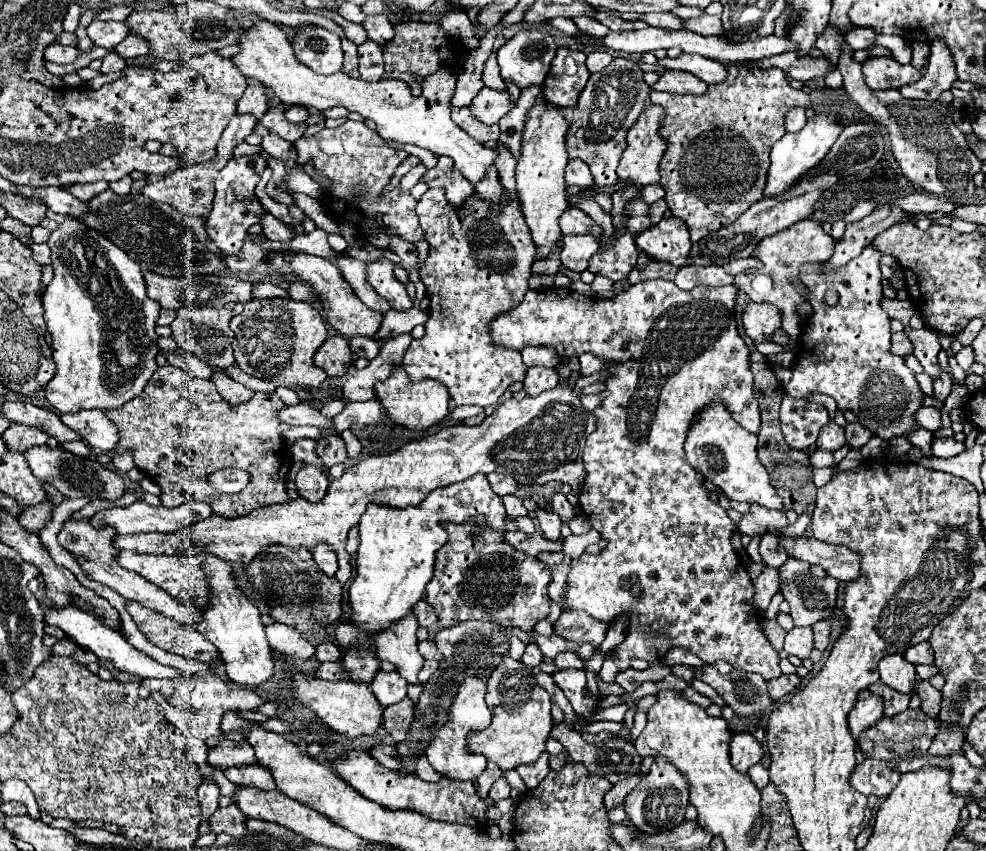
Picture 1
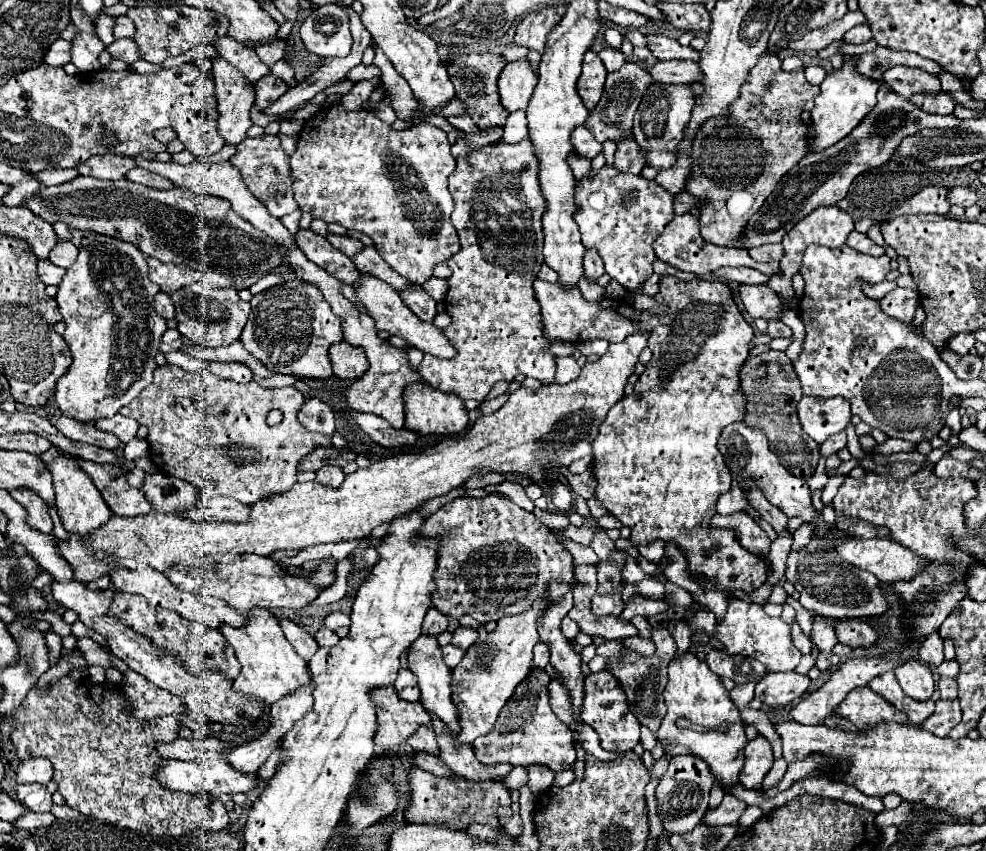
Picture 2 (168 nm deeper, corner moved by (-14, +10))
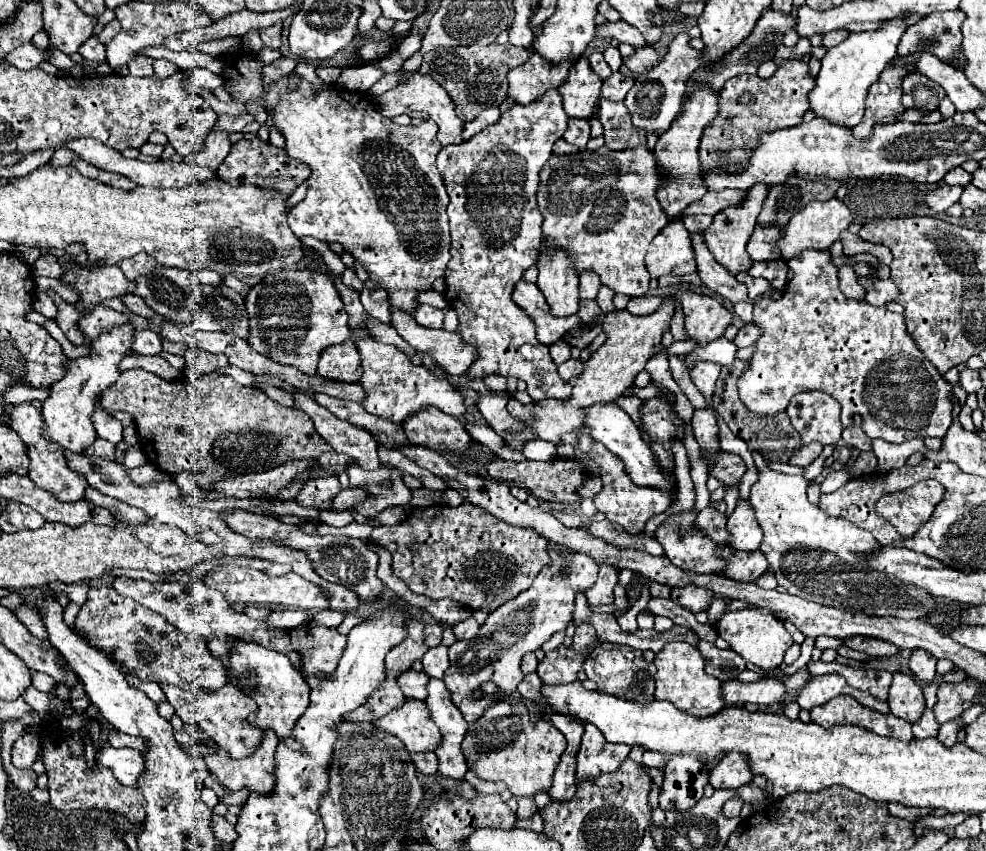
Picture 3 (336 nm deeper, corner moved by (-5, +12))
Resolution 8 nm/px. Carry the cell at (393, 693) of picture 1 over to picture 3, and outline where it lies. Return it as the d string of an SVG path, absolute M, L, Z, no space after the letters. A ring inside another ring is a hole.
M405 670L397 676L397 684L399 684L401 692L407 698L415 698L415 700L425 700L427 680L429 680L429 676L425 672L415 672L415 670Z

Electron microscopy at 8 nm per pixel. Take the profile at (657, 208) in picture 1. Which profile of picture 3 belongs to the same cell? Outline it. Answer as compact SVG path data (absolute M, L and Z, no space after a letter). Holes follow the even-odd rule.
M731 188L719 190L719 192L707 190L707 194L701 200L697 200L685 208L683 216L689 216L689 214L711 214L713 216L713 214L721 212L721 208L725 208L725 206L727 208L737 206L741 200L743 200L741 190L731 190Z

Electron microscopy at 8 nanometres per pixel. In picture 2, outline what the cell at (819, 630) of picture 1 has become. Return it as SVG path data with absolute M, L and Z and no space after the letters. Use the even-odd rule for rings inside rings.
M842 620L836 626L836 636L838 636L838 642L848 644L852 648L858 648L858 646L866 648L878 642L878 632L860 620Z

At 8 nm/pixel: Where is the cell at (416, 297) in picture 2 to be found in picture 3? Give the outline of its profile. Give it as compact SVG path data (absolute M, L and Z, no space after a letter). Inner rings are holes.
M419 304L419 306L413 310L413 318L415 318L421 326L427 326L427 328L441 328L443 310L433 308L433 306L429 306L429 304Z

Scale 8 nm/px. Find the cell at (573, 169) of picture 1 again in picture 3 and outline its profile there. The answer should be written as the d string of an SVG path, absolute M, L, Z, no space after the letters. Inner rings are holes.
M569 118L569 126L567 126L563 138L565 138L569 144L577 146L579 150L583 150L585 144L589 142L589 138L591 138L591 136L589 136L589 120Z

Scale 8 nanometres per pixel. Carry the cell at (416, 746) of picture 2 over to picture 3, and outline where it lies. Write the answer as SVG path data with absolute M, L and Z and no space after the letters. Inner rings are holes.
M413 752L411 754L413 764L423 774L435 774L437 772L437 756L435 752Z

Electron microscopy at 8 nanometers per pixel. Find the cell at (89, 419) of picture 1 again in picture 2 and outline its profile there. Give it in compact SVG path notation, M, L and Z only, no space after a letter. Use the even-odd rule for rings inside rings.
M116 414L114 418L106 418L106 420L98 420L96 422L96 428L104 430L104 432L110 432L114 434L120 442L130 442L132 438L136 438L136 432L138 432L138 422L134 418L126 418L122 414Z

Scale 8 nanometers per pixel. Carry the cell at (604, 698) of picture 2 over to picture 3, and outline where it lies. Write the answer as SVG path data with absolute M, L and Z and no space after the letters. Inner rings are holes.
M583 724L585 734L581 748L577 752L577 776L575 780L595 778L619 768L619 764L629 756L631 748L627 744L607 742L603 732L599 732L593 724Z

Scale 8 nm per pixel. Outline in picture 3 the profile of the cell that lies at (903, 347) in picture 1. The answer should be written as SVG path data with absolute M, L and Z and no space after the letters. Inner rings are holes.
M879 280L867 290L865 300L867 304L879 308L879 300L897 300L897 296L899 296L899 288L895 286L893 280Z

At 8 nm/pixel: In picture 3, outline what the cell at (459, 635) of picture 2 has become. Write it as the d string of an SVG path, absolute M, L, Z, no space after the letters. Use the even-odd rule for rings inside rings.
M467 618L467 620L459 622L459 624L455 624L451 630L457 636L457 640L469 640L469 638L473 638L477 634L479 624L473 618Z

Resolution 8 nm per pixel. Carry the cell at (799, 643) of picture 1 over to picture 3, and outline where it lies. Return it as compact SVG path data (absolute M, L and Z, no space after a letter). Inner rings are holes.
M819 636L819 638L815 640L815 648L819 648L819 650L825 650L825 648L837 650L841 644L843 644L841 638L831 638L831 636Z

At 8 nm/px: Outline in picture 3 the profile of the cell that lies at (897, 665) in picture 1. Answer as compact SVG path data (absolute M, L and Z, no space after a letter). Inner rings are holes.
M905 672L893 674L887 702L889 702L891 714L907 722L917 720L917 716L921 716L921 712L925 710L925 698L923 698L921 686L915 682L911 674L905 674Z

